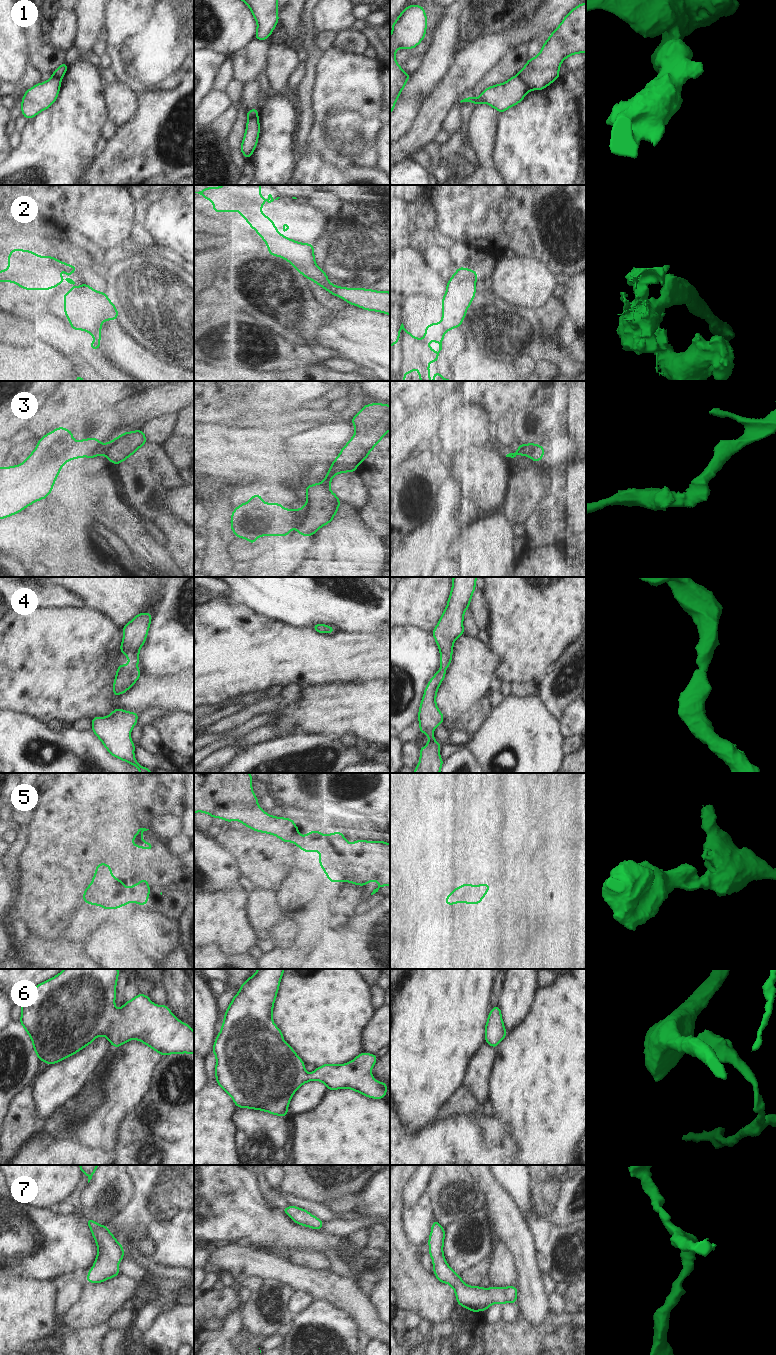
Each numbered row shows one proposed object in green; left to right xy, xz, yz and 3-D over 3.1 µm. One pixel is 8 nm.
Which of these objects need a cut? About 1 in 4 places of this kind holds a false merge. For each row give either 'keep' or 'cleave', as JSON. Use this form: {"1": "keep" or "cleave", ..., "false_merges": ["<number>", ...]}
{"1": "cleave", "2": "cleave", "3": "cleave", "4": "keep", "5": "keep", "6": "keep", "7": "keep", "false_merges": ["1", "2", "3"]}

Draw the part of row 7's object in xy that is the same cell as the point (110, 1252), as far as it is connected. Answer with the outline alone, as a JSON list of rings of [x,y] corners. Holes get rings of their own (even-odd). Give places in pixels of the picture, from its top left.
[[[92,1219],[85,1220],[97,1244],[98,1253],[93,1267],[88,1271],[86,1281],[102,1283],[109,1278],[120,1275],[118,1264],[124,1257],[121,1243],[109,1231],[107,1226],[100,1225]]]

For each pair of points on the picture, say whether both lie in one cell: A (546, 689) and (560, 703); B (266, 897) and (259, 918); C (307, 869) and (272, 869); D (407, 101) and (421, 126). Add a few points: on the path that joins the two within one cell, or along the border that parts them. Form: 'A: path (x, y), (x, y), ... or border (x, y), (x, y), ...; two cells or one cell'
A: path (550, 693), (556, 700); one cell
B: path (263, 902), (262, 913); one cell
C: border (315, 860), (303, 859), (279, 888); two cells
D: border (428, 96), (411, 127), (402, 135); two cells

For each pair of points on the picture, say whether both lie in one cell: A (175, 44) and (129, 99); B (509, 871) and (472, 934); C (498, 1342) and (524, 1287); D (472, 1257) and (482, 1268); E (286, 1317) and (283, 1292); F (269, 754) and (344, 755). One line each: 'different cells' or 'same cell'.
A: different cells
B: same cell
C: different cells
D: different cells
E: same cell
F: same cell

